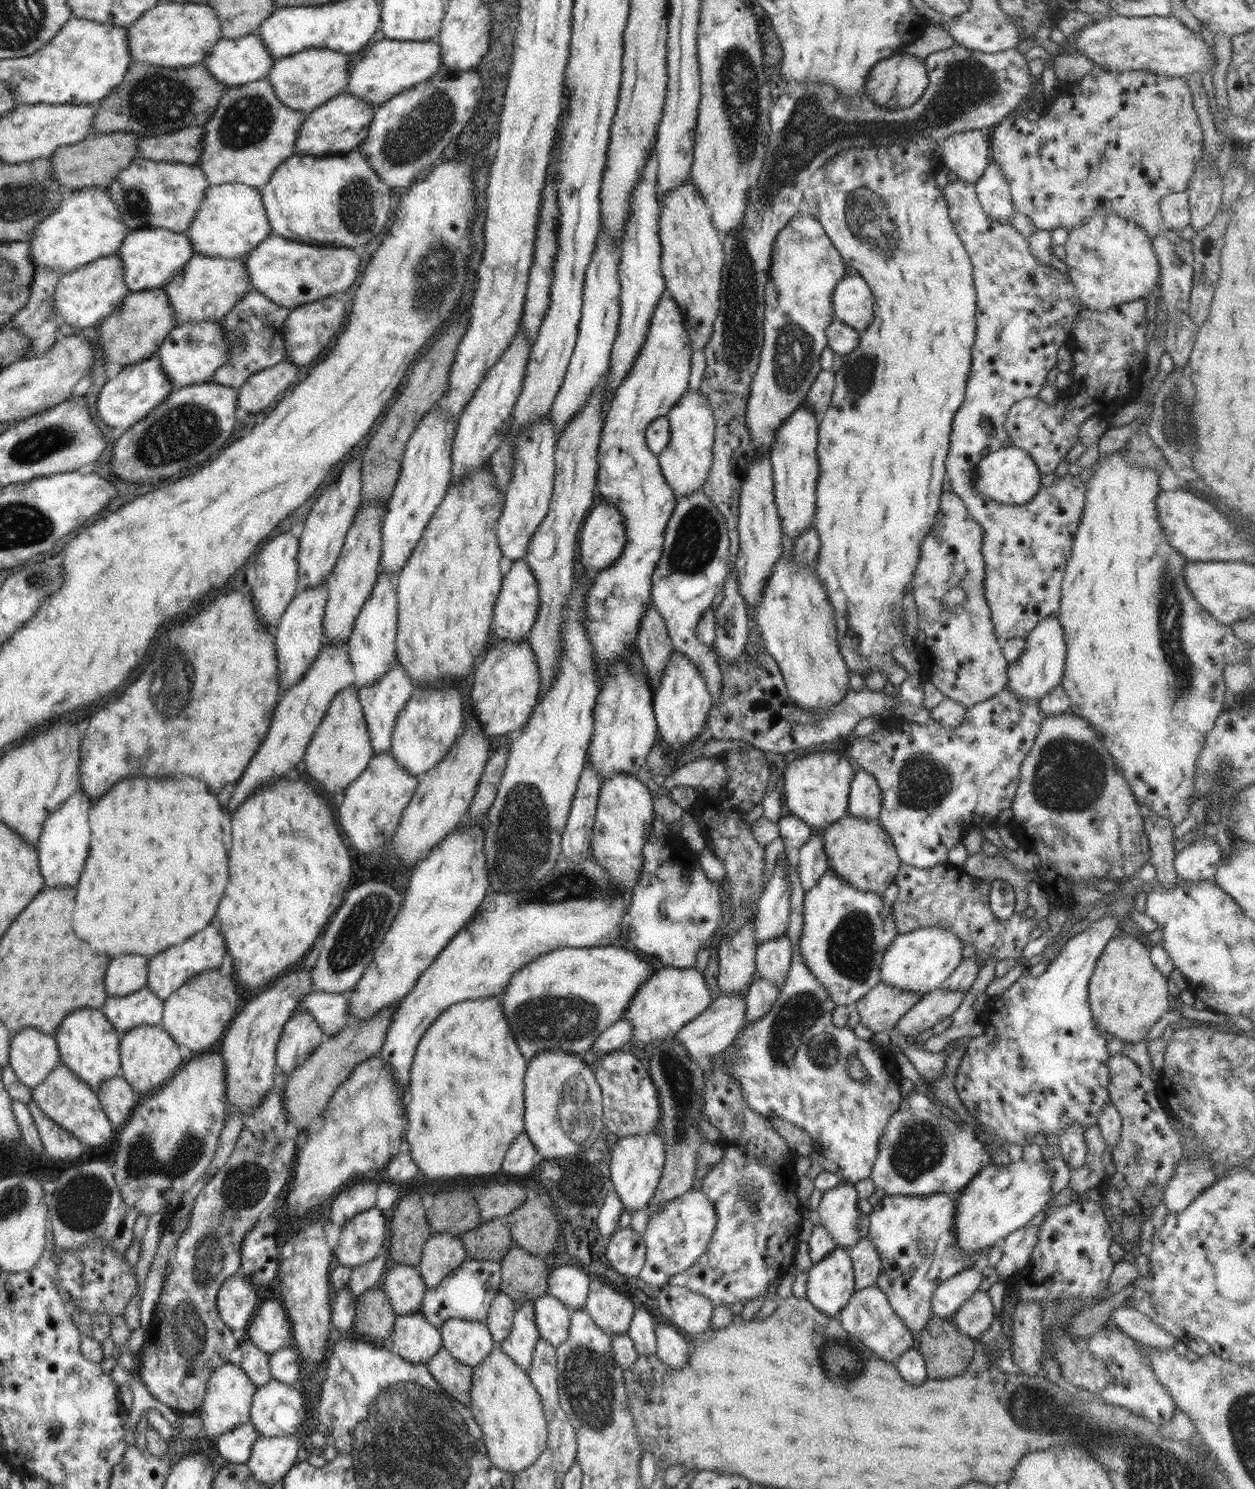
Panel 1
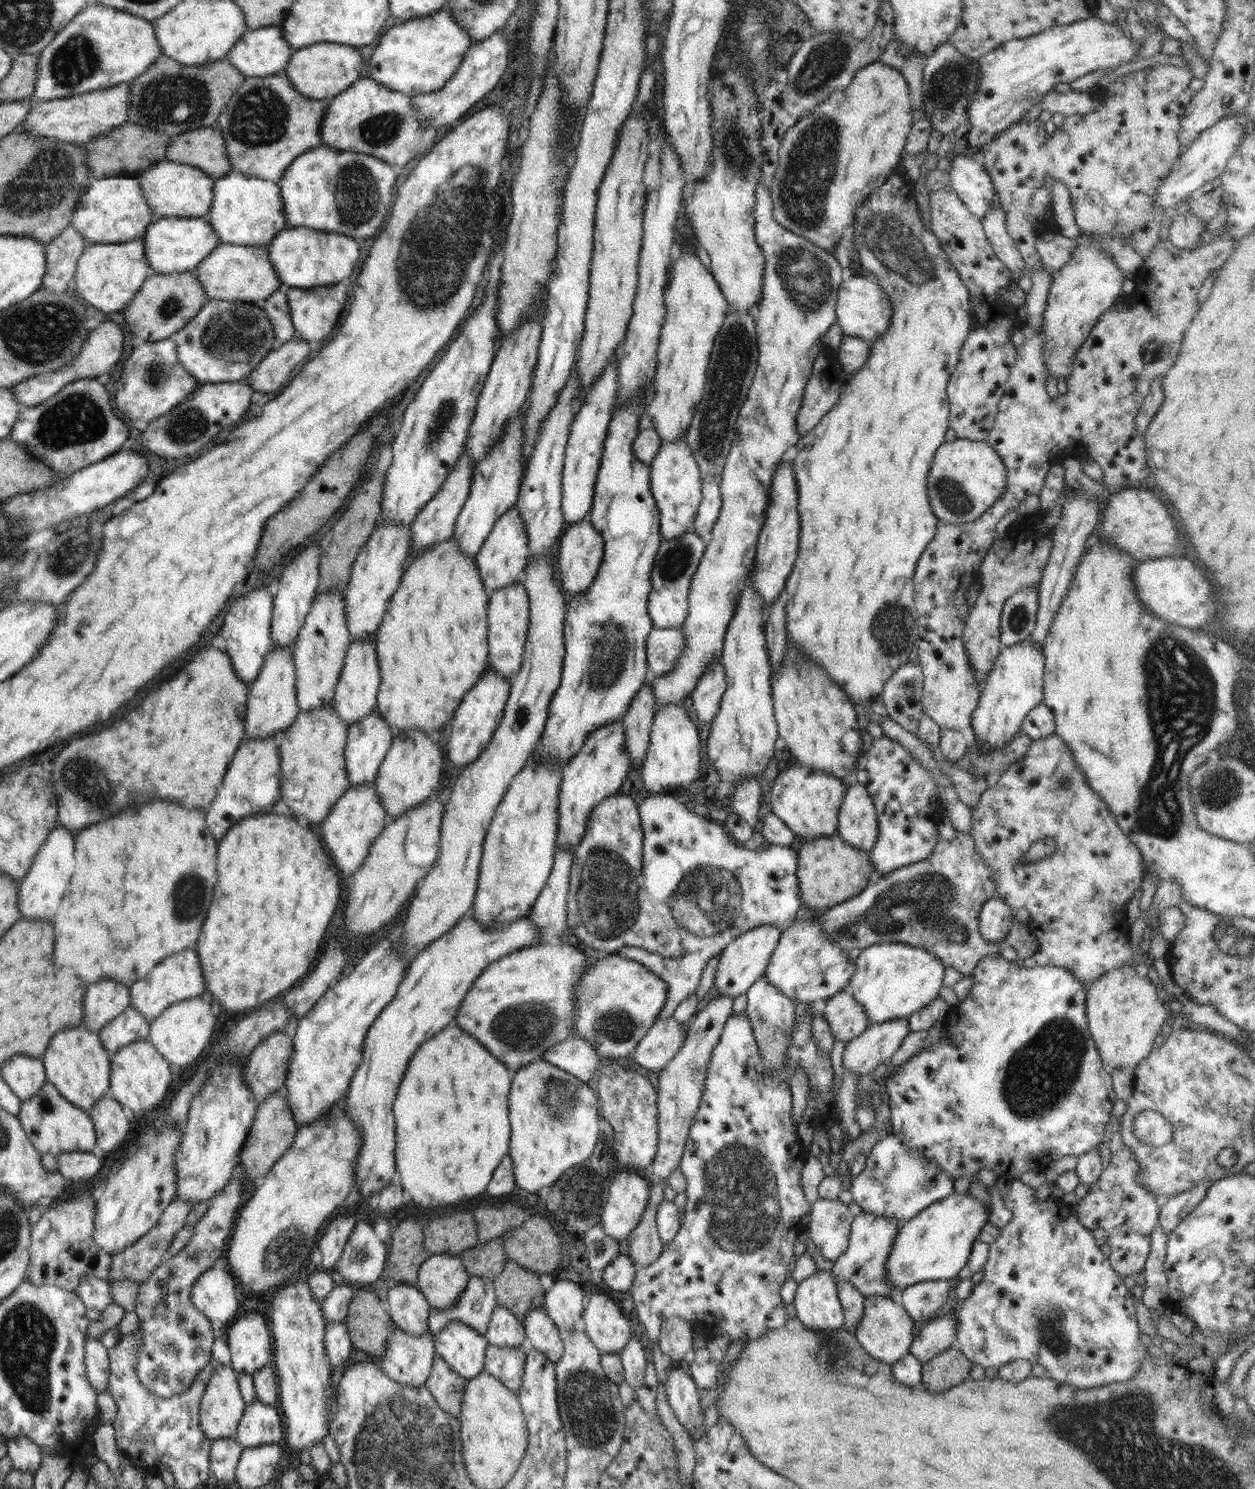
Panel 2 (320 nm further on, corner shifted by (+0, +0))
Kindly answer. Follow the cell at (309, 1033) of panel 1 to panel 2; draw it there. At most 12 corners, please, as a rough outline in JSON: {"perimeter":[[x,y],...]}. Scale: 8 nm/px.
{"perimeter":[[274,1031],[243,1066],[261,1103],[284,1087],[292,1038]]}

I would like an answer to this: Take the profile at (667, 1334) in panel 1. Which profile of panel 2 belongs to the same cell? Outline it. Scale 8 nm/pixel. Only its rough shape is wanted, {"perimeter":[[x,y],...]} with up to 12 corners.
{"perimeter":[[683,1363],[670,1365],[667,1400],[689,1434],[704,1422],[698,1387]]}

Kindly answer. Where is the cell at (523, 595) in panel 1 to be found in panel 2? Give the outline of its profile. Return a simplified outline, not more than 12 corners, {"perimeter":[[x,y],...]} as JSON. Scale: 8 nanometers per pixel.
{"perimeter":[[515,582],[490,592],[488,667],[522,666],[529,596]]}

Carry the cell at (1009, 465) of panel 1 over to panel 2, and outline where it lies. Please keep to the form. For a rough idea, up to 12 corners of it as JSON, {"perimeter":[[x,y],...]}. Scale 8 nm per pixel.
{"perimeter":[[944,441],[926,490],[934,516],[966,524],[1004,492],[986,441]]}

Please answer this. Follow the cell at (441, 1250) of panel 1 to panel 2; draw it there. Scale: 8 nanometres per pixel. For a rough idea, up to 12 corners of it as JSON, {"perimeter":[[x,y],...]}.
{"perimeter":[[430,1255],[416,1286],[432,1309],[452,1307],[470,1275],[460,1256]]}

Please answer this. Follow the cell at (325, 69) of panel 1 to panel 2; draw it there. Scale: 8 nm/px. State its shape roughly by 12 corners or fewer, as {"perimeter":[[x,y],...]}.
{"perimeter":[[314,43],[284,71],[299,93],[328,102],[360,79],[358,48]]}

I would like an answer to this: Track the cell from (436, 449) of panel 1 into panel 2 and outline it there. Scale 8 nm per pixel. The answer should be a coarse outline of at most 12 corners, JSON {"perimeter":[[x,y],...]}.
{"perimeter":[[376,526],[343,590],[351,642],[372,640],[402,581],[411,527]]}

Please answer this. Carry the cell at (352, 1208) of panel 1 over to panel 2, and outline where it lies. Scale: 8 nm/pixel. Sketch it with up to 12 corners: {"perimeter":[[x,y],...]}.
{"perimeter":[[338,1216],[324,1230],[316,1247],[324,1271],[335,1269],[356,1217]]}

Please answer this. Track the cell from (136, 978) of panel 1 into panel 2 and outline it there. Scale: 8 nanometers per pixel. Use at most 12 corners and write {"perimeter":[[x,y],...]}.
{"perimeter":[[117,980],[88,986],[81,1026],[98,1033],[130,1004]]}

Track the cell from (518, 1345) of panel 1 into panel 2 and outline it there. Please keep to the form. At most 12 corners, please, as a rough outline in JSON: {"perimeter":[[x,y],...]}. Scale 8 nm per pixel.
{"perimeter":[[488,1345],[484,1368],[518,1395],[525,1365],[520,1347]]}

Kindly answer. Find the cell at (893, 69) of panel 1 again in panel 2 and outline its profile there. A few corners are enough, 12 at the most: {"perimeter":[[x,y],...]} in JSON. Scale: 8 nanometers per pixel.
{"perimeter":[[880,60],[790,126],[773,217],[834,253],[916,116]]}

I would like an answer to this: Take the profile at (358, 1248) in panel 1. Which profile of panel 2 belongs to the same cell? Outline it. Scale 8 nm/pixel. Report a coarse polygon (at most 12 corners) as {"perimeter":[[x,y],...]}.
{"perimeter":[[366,1221],[348,1237],[338,1274],[352,1286],[374,1284],[388,1250]]}

